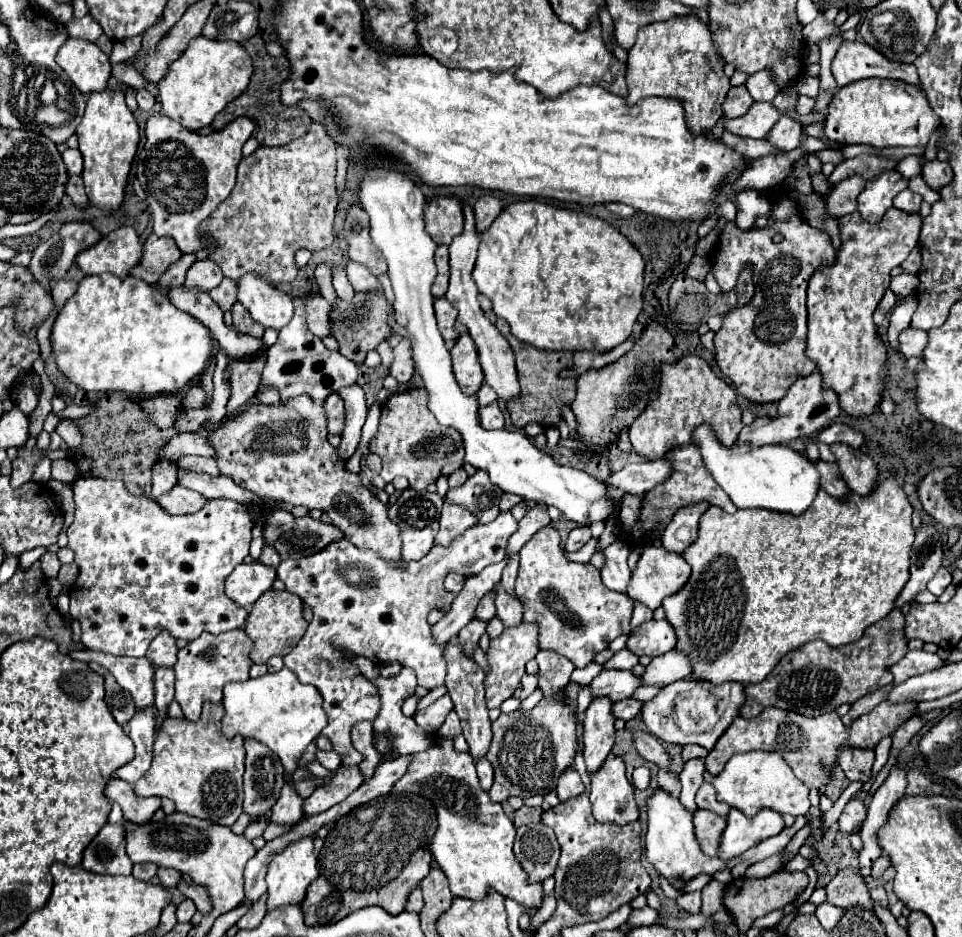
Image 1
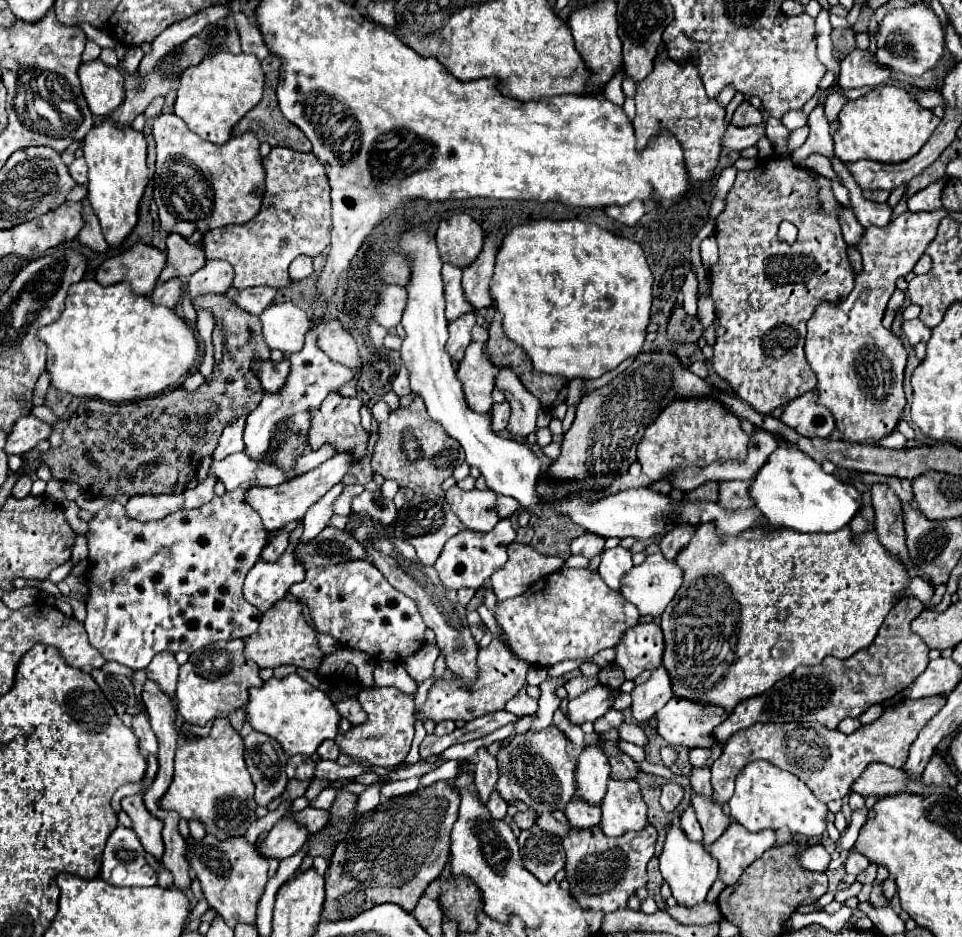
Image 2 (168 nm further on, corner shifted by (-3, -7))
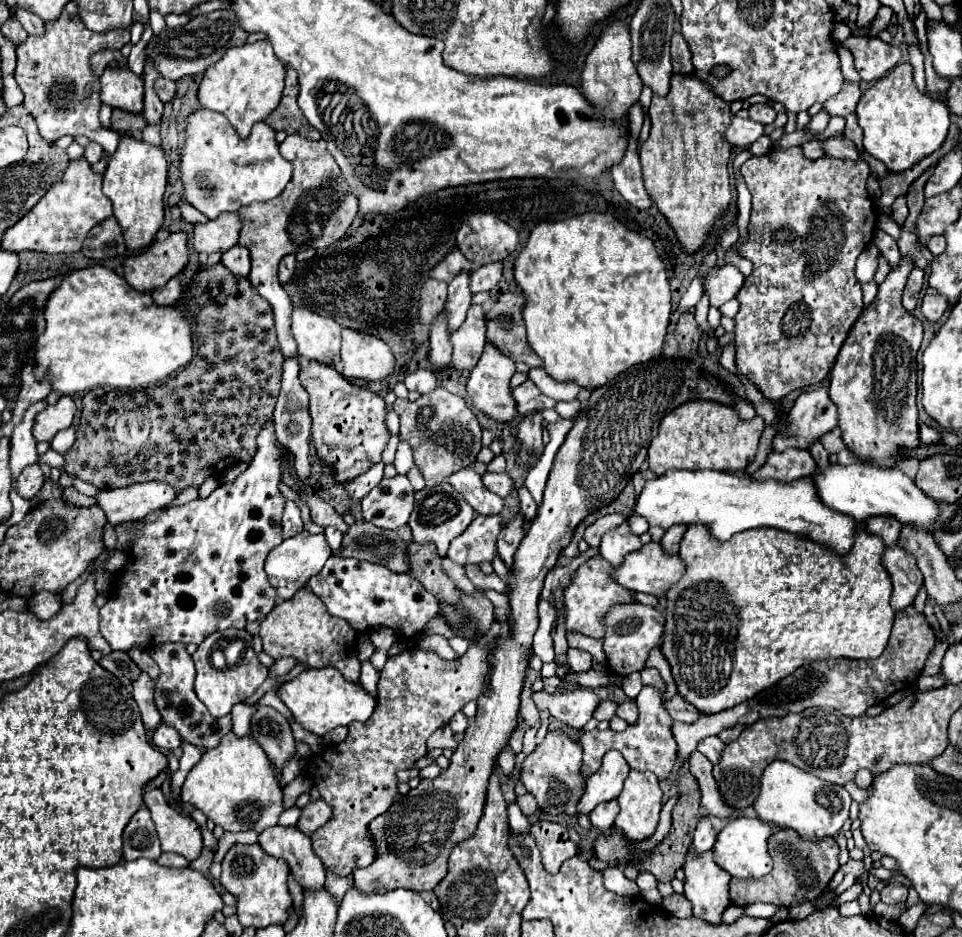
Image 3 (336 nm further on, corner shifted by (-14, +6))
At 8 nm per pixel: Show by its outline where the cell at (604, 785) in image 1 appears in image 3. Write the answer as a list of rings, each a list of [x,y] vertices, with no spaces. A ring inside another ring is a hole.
[[[631,770],[617,802],[621,812],[615,828],[627,840],[641,842],[655,832],[661,812],[661,788],[653,772]]]

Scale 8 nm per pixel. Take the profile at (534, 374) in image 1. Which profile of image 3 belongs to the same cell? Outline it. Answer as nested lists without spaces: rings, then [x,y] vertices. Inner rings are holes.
[[[505,292],[495,304],[491,304],[485,312],[487,342],[515,362],[525,362],[529,368],[543,366],[525,338],[523,304],[525,300],[521,292]]]

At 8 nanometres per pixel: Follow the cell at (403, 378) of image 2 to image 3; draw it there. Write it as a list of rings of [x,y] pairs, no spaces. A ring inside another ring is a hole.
[[[417,370],[413,374],[407,374],[403,382],[407,390],[417,390],[417,392],[431,392],[437,388],[437,376],[431,370]]]

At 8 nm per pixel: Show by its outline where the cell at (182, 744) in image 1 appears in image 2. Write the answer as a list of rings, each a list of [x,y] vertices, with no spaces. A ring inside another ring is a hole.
[[[216,717],[210,735],[186,739],[176,749],[174,777],[168,793],[160,799],[162,809],[172,809],[184,819],[196,819],[204,825],[206,833],[218,839],[240,837],[256,819],[254,783],[244,763],[244,741],[228,719]]]

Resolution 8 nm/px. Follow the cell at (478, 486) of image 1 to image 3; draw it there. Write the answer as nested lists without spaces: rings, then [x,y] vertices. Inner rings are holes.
[[[463,468],[459,472],[455,472],[449,478],[451,486],[469,502],[469,506],[477,512],[477,514],[499,514],[505,506],[503,498],[499,498],[497,494],[489,492],[483,482],[481,476],[473,470],[473,468]]]

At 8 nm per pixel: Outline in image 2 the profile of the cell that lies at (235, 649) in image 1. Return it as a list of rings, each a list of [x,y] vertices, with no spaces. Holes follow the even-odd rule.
[[[218,641],[208,645],[202,651],[196,651],[188,657],[188,661],[180,667],[180,677],[176,685],[176,699],[180,715],[192,723],[204,727],[214,717],[226,717],[228,713],[240,709],[248,701],[248,689],[260,687],[264,681],[260,679],[260,667],[244,657],[244,641]],[[204,659],[212,661],[212,669],[204,667]]]

